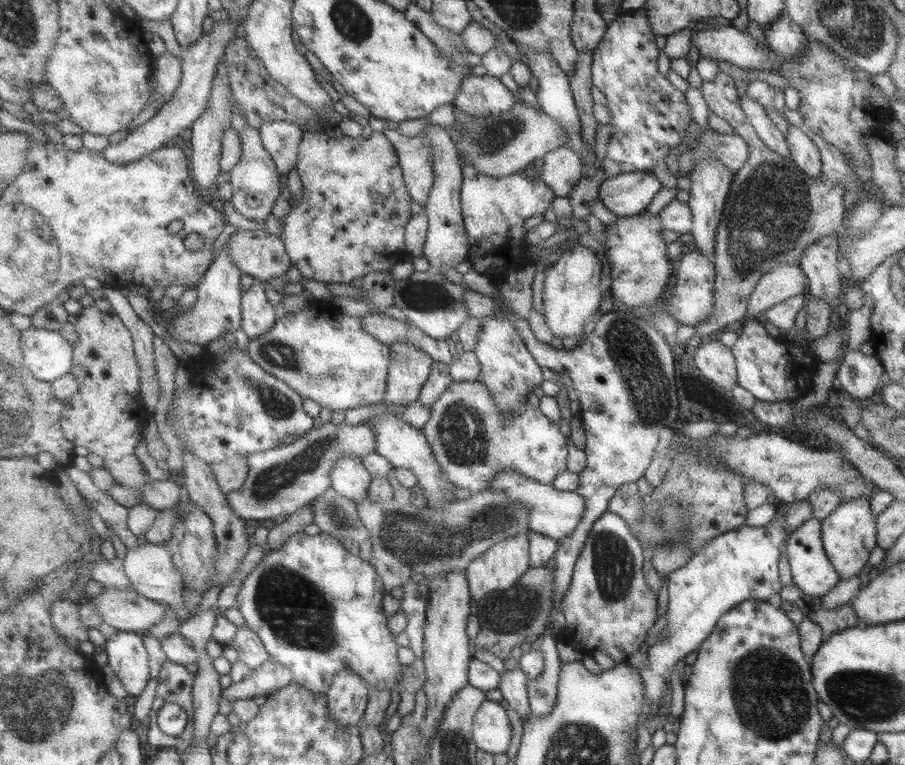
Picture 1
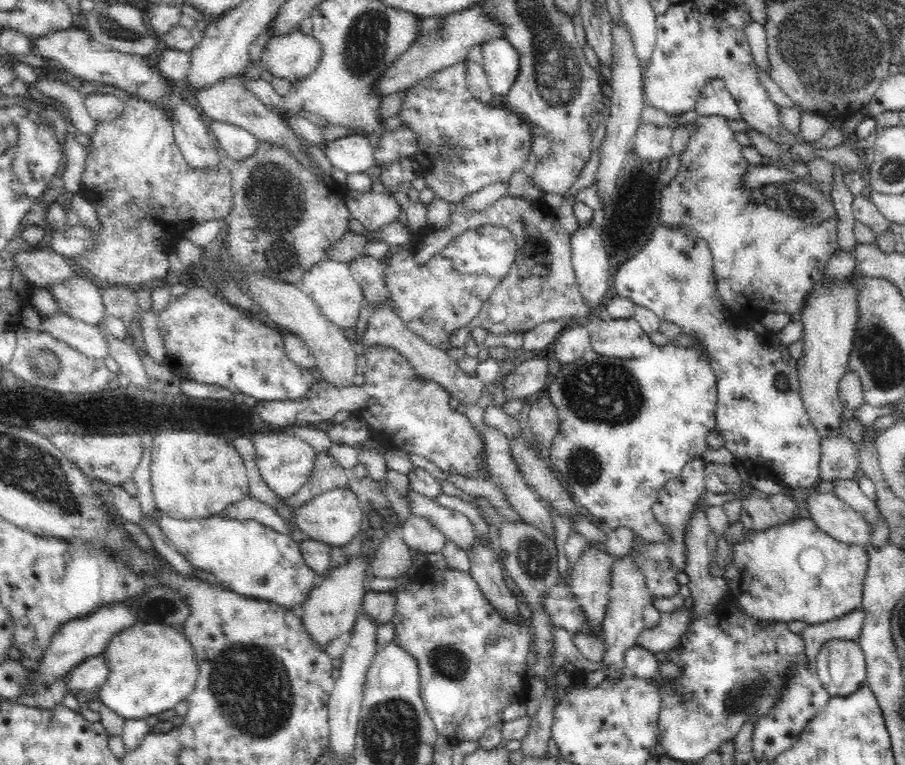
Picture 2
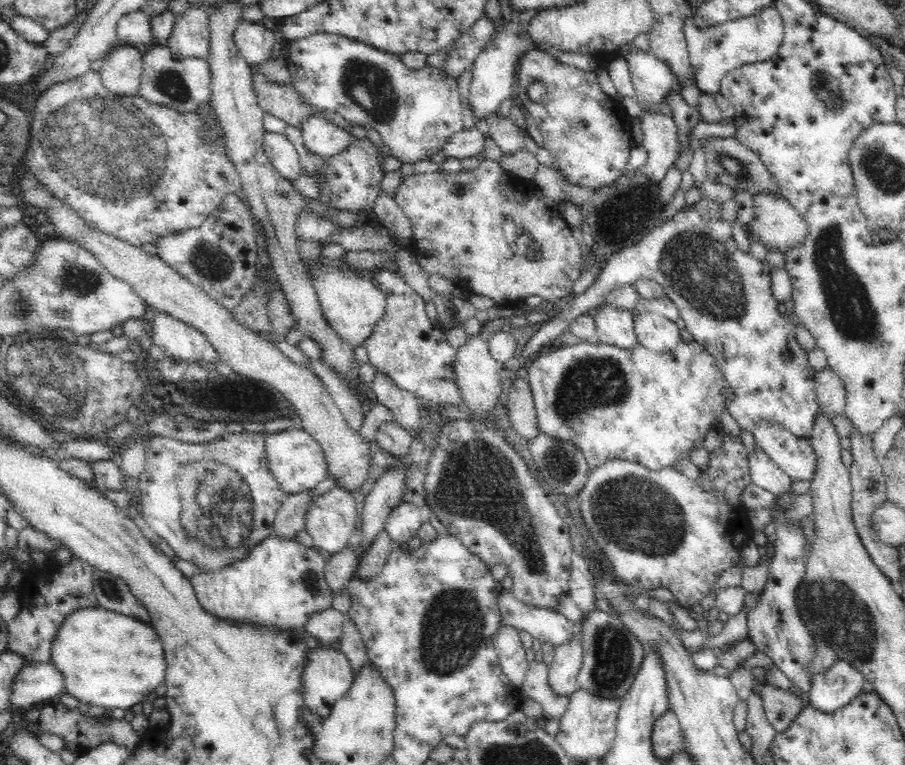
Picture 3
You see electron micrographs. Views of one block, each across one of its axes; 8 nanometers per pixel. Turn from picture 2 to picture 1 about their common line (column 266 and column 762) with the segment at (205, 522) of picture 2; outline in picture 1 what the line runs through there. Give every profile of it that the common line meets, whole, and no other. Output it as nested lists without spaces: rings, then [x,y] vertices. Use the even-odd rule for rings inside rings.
[[[781,505],[765,526],[742,524],[711,538],[709,542],[705,542],[705,546],[695,547],[691,558],[666,576],[668,638],[659,639],[654,645],[644,647],[648,662],[645,662],[643,669],[639,669],[648,705],[657,704],[666,689],[663,676],[669,676],[669,671],[677,660],[685,658],[687,653],[698,648],[703,639],[711,634],[719,617],[747,600],[775,601],[782,587],[777,577],[777,558],[785,546],[785,538],[788,538],[784,513],[785,507]]]

